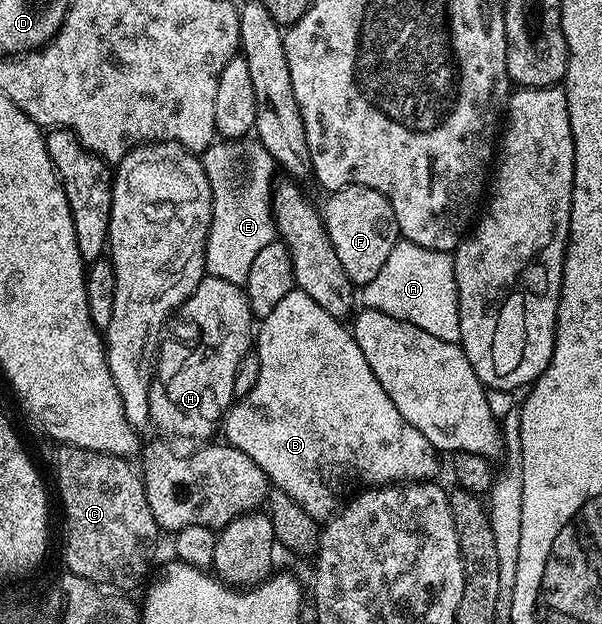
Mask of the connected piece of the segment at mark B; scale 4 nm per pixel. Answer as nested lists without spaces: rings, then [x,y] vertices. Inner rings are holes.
[[[297,290],[284,294],[284,298],[280,298],[280,302],[276,302],[276,310],[272,310],[272,314],[261,317],[260,327],[256,332],[256,354],[260,358],[260,378],[256,378],[256,386],[247,396],[241,397],[227,408],[224,417],[224,432],[226,428],[224,440],[233,448],[239,448],[244,454],[248,454],[248,458],[252,458],[252,462],[256,462],[256,466],[260,466],[260,470],[264,470],[271,485],[277,491],[288,493],[308,515],[315,518],[333,516],[336,511],[334,484],[346,484],[349,480],[356,479],[361,472],[363,485],[366,486],[389,486],[399,482],[430,482],[437,477],[434,475],[438,472],[440,452],[432,446],[431,442],[428,442],[428,438],[420,430],[410,425],[401,416],[400,411],[393,404],[392,398],[385,393],[384,387],[377,381],[372,368],[368,366],[368,361],[354,340],[351,329],[343,321],[332,318],[332,314],[328,314],[328,310],[316,306],[316,302],[312,302],[312,298],[308,298],[308,294]]]

